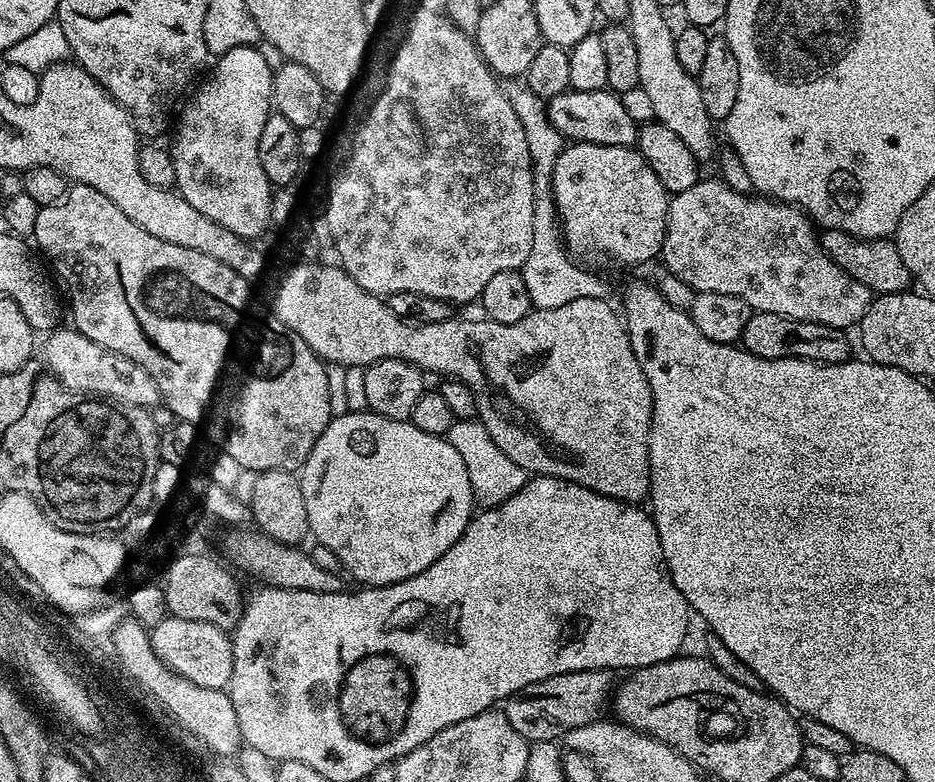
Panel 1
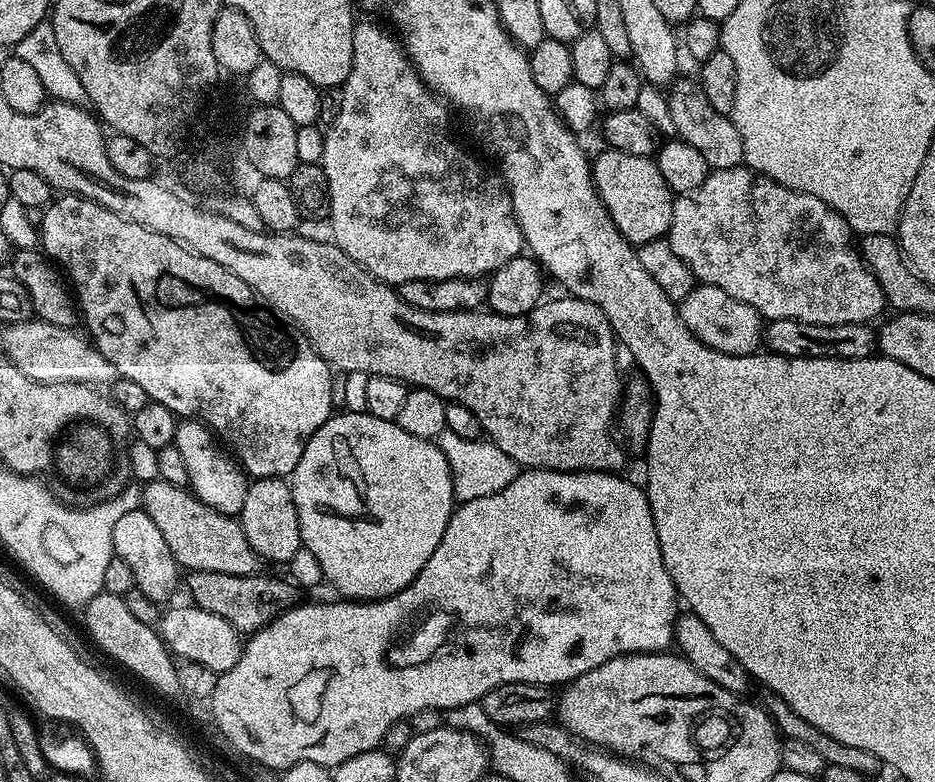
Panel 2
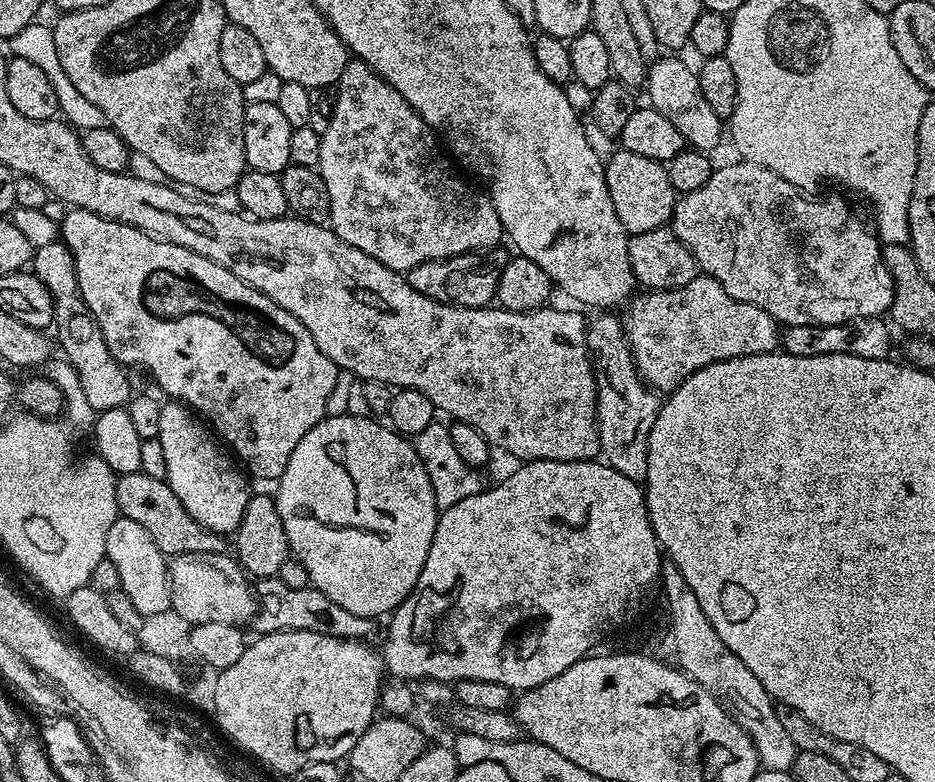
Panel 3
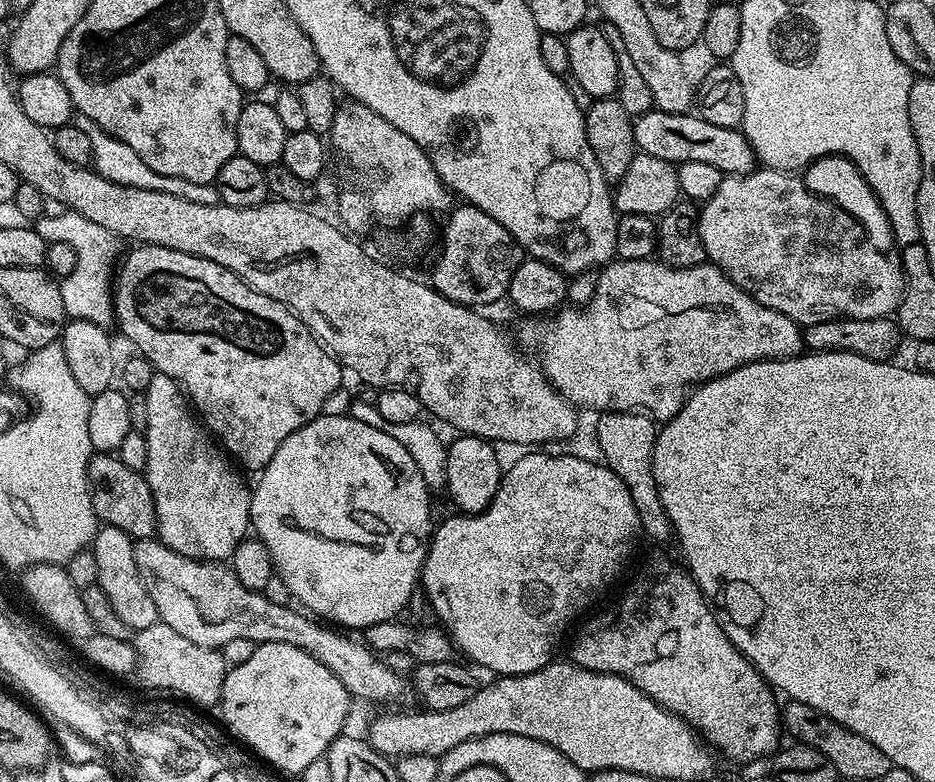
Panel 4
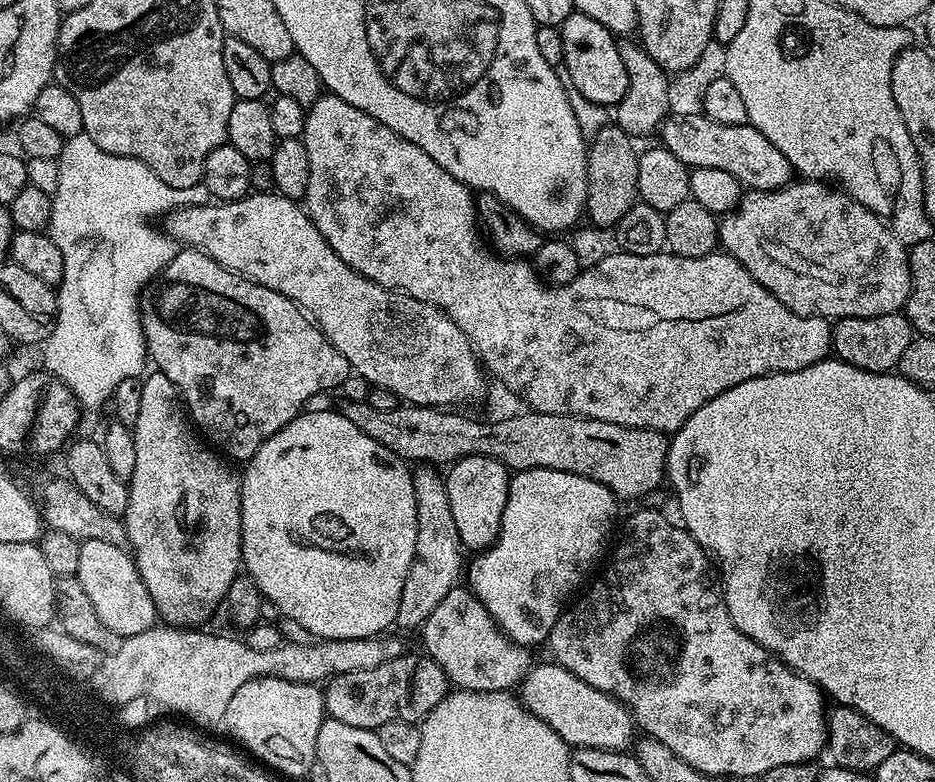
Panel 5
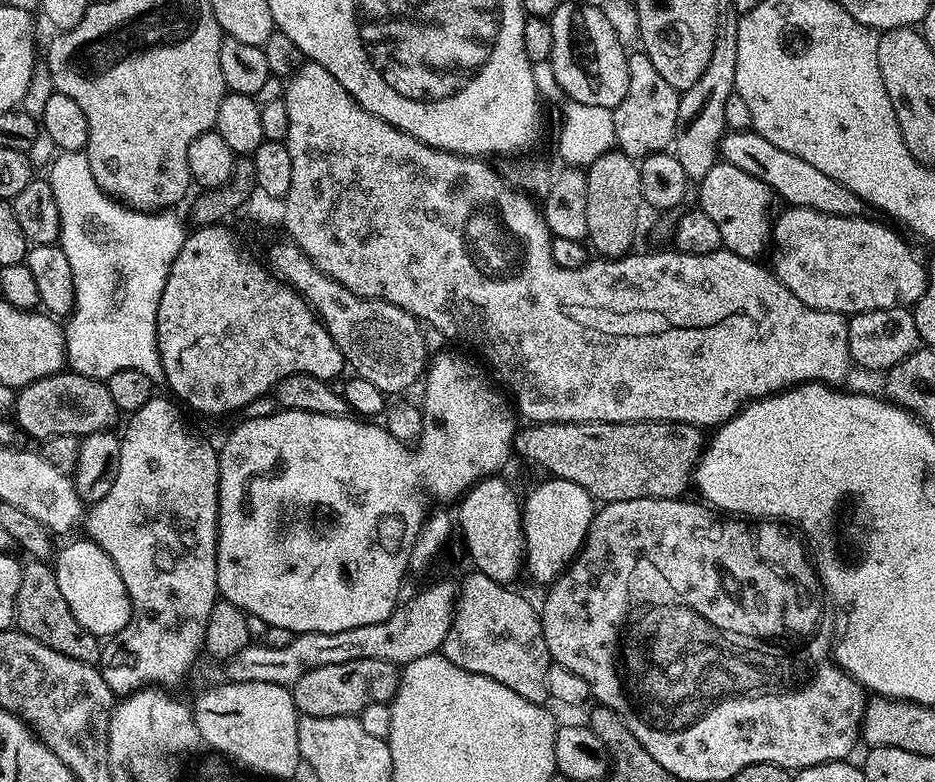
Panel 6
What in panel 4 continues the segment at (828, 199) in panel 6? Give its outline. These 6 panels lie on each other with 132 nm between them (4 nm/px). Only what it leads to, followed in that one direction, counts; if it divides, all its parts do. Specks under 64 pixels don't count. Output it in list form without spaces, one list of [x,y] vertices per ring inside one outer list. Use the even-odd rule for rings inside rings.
[[[653,110],[635,117],[634,142],[639,151],[654,154],[679,166],[682,162],[706,162],[730,176],[745,176],[757,167],[756,155],[740,128],[723,128],[706,122],[698,114],[666,113]]]

